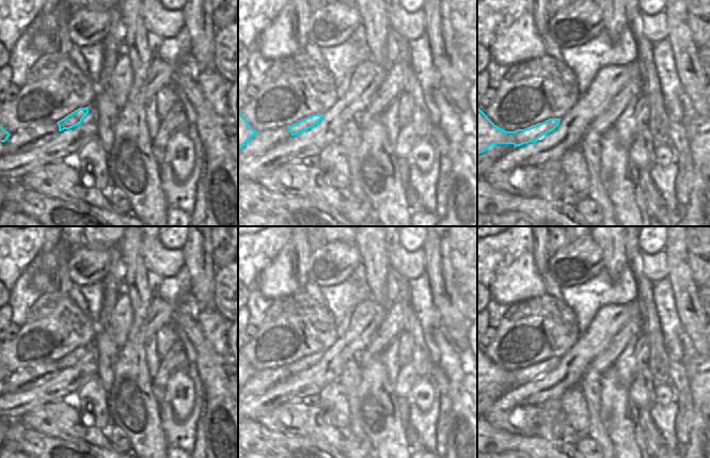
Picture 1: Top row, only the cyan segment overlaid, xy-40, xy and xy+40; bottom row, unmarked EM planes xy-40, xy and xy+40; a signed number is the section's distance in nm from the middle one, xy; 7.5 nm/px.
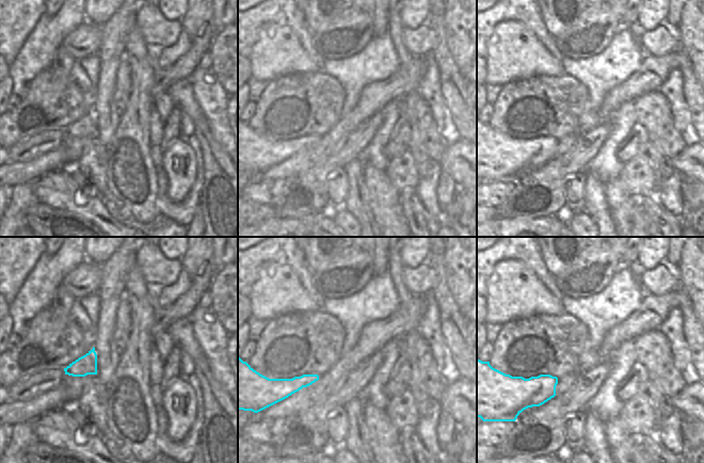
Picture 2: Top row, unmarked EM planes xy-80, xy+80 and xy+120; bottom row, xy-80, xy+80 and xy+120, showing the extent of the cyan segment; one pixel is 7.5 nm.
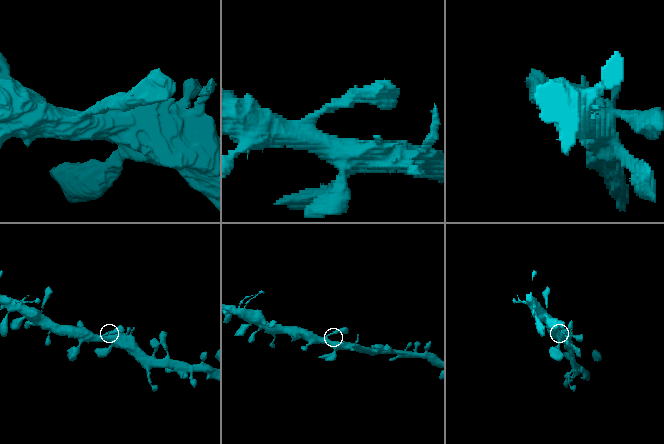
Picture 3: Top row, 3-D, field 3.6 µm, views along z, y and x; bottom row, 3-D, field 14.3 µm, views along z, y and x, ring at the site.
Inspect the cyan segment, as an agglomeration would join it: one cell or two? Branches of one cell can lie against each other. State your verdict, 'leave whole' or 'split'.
leave whole

